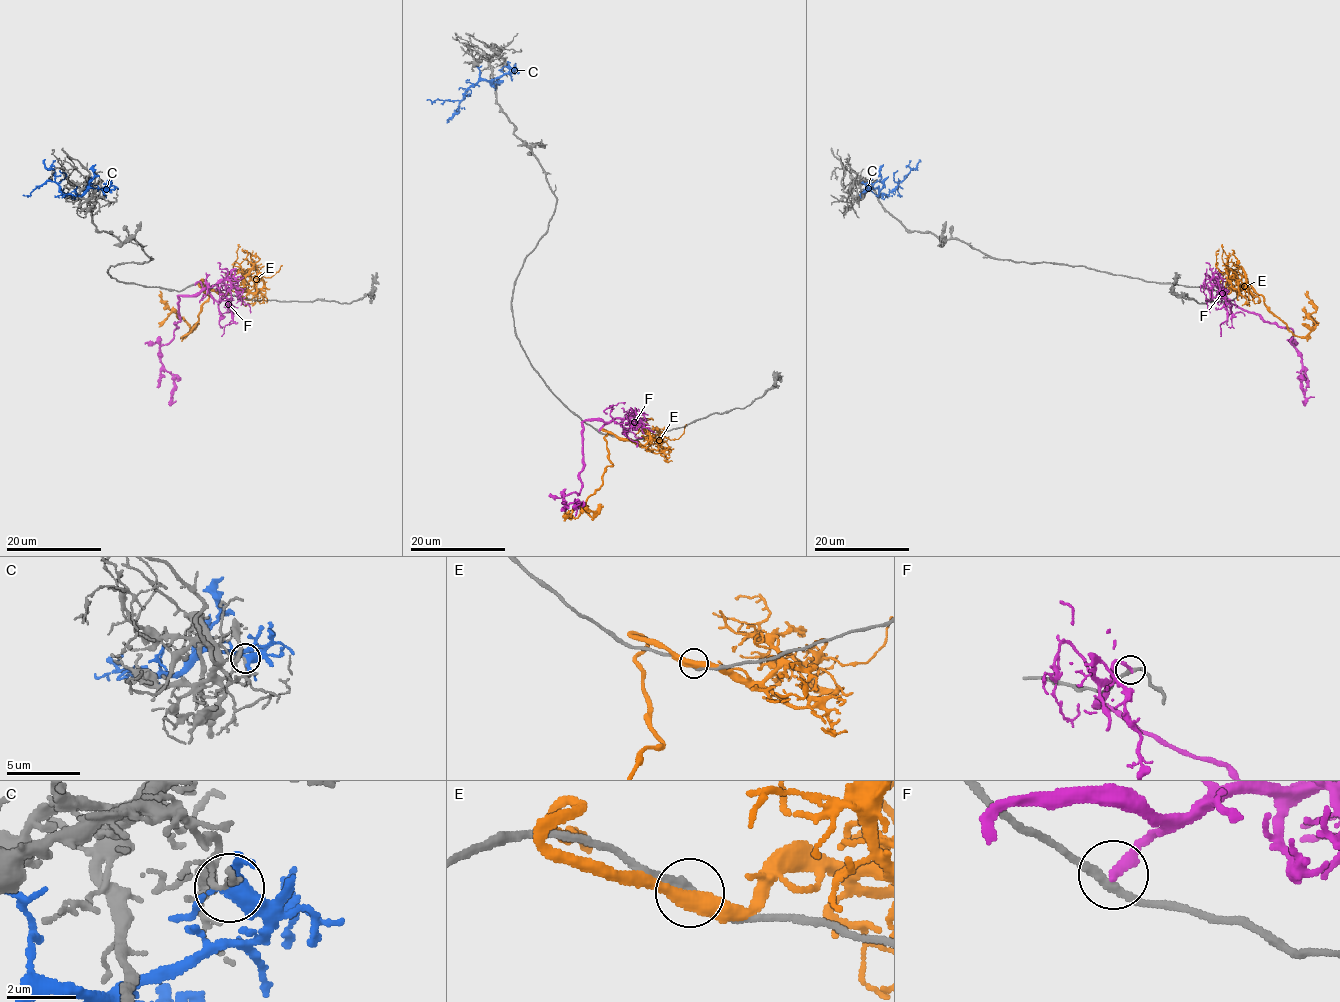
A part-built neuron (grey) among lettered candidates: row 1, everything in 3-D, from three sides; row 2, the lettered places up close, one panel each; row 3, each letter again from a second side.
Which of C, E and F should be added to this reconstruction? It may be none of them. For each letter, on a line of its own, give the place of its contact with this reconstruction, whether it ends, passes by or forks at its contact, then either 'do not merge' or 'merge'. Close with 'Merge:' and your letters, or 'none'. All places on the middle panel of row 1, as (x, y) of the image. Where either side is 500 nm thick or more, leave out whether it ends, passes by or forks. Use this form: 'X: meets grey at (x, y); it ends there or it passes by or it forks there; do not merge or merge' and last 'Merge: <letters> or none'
C: meets grey at (506, 66); it forks there; do not merge
E: meets grey at (623, 439); it passes by; do not merge
F: meets grey at (599, 430); it ends there; do not merge
Merge: none

